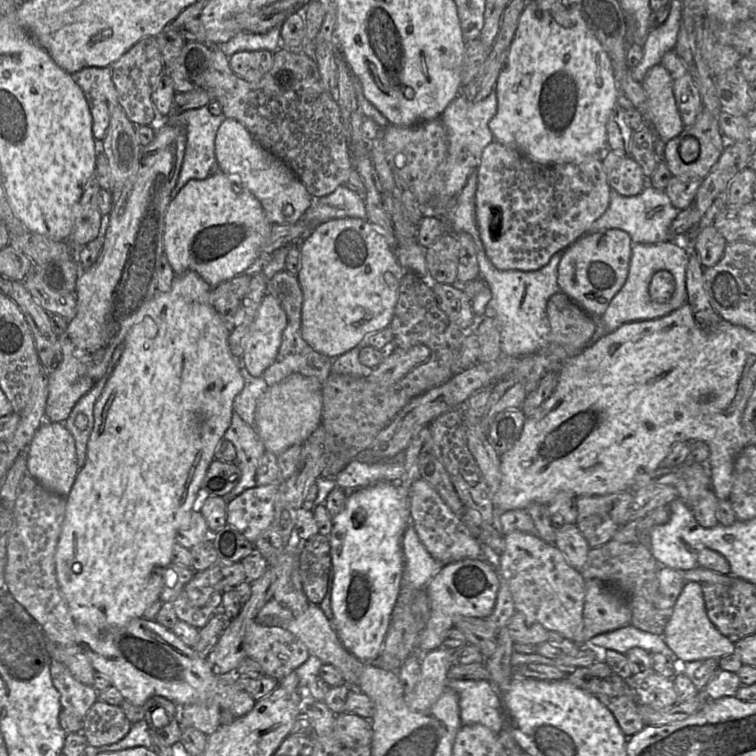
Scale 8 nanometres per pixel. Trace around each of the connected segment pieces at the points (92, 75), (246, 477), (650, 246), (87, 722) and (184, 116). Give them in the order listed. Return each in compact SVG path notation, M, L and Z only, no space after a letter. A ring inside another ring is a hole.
M110 66L86 67L72 77L86 97L93 119L93 136L95 140L102 141L110 125L111 114L119 104L112 69Z
M233 412L231 424L224 433L223 439L232 442L235 446L236 460L234 463L241 471L241 478L237 486L222 497L228 503L245 490L258 487L257 465L266 450L256 428L244 422L235 412Z
M647 184L641 193L631 197L622 196L615 190L610 190L608 209L590 226L586 234L607 229L619 229L629 234L632 249L626 281L601 315L607 332L612 332L628 322L665 316L687 303L686 267L688 253L682 242L671 241L673 236L670 231L671 223L679 211L671 204L664 190L657 190ZM660 270L670 272L675 280L674 293L671 299L665 303L652 301L648 292L652 276Z
M97 700L83 719L82 733L88 745L100 747L122 740L131 726L120 706Z
M207 105L164 118L164 124L184 127L187 133L184 158L171 199L189 180L202 180L210 176L210 169L216 162L216 134L225 119L223 114L211 114Z

